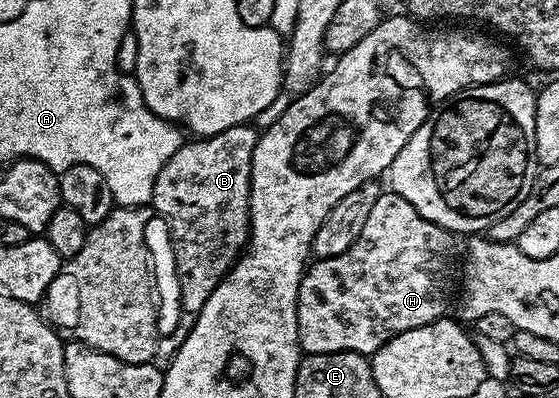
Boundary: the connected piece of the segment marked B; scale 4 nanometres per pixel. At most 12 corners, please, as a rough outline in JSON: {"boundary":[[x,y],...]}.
{"boundary":[[251,123],[195,137],[157,173],[179,320],[164,372],[251,234]]}

